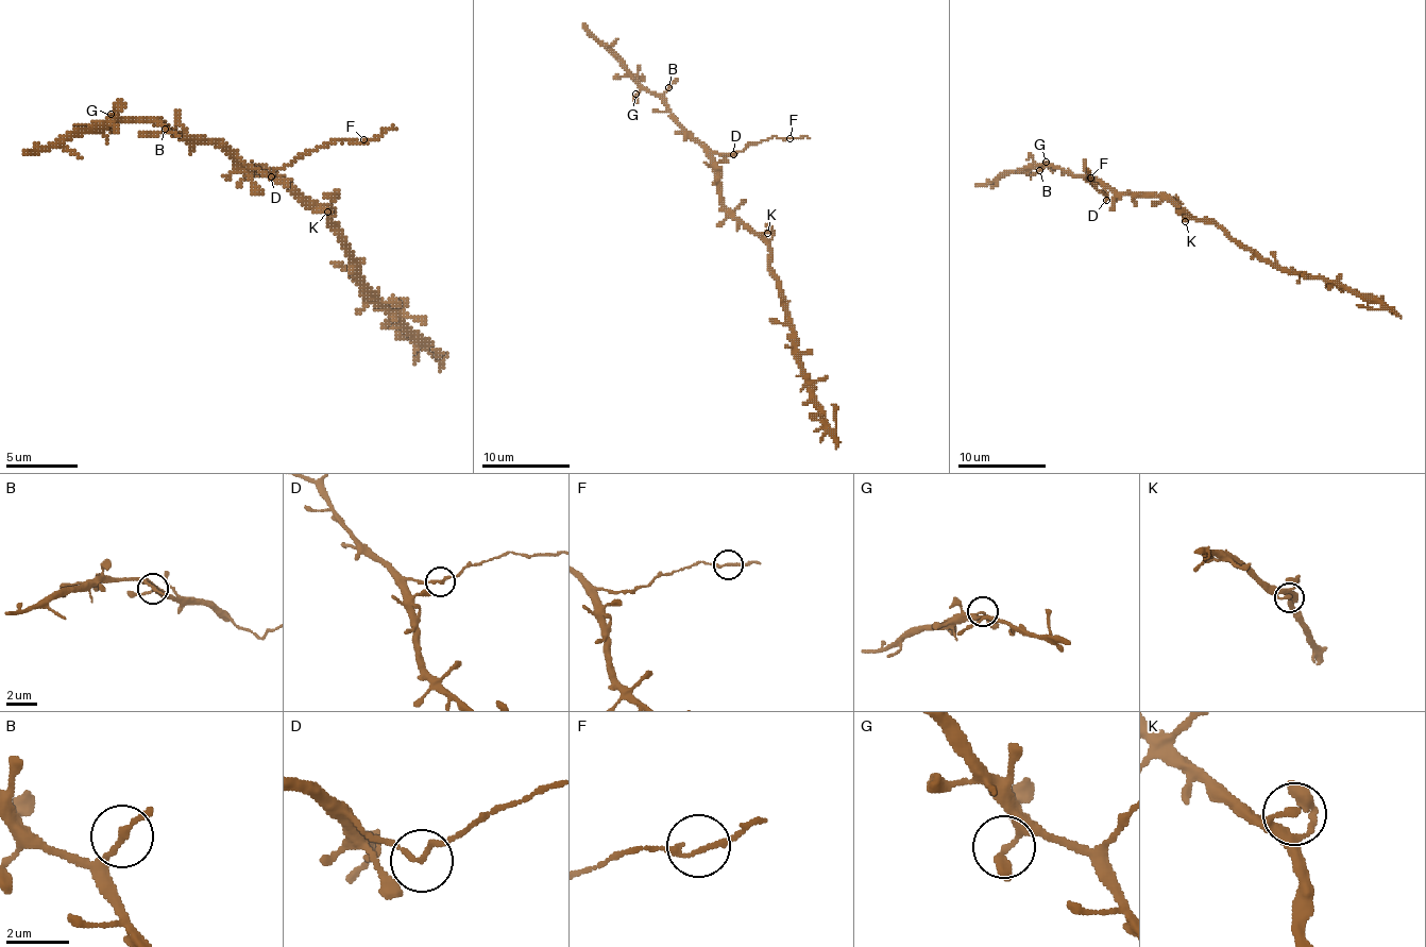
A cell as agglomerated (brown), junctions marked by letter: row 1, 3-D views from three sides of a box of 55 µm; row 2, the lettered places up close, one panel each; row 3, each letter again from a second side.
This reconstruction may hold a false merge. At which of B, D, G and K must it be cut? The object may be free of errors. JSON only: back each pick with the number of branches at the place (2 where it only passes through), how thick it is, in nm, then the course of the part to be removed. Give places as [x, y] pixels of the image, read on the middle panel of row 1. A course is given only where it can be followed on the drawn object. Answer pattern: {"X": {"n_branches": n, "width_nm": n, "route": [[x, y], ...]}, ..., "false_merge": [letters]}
{"D": {"n_branches": 2, "width_nm": 170, "route": [[732, 153], [775, 136], [810, 138]]}, "false_merge": ["D"]}

